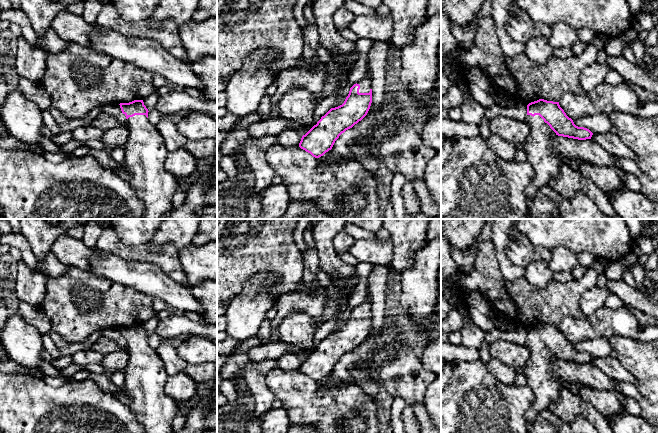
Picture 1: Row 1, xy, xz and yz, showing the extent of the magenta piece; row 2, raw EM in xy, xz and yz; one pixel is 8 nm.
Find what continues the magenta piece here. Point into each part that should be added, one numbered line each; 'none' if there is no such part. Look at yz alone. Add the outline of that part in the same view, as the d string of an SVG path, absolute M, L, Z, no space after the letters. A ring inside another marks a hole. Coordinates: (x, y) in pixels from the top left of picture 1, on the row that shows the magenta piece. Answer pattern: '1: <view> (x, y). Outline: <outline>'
1: yz (542, 155). Outline: M526 116L524 121L530 129L529 135L523 142L528 163L534 170L534 178L525 190L525 198L529 204L543 186L549 186L550 182L559 174L562 161L561 153L552 143L556 133L539 116Z

